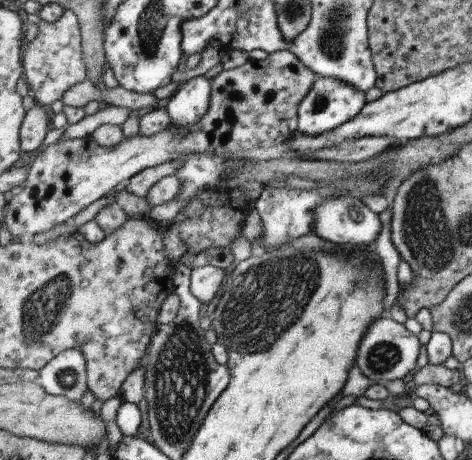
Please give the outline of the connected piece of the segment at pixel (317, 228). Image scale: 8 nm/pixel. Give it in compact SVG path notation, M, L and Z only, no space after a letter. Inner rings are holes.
M333 197L323 199L312 210L312 233L331 245L373 244L379 234L381 224L377 215L361 203L359 199Z

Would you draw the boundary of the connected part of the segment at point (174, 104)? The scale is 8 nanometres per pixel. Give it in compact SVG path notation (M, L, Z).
M203 75L178 83L165 108L169 115L169 127L197 125L207 110L209 91L209 81Z

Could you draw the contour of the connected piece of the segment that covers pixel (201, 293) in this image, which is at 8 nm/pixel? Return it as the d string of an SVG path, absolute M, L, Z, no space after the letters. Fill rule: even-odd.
M211 265L197 267L189 273L189 292L201 304L206 304L217 294L224 277L225 275L220 268Z

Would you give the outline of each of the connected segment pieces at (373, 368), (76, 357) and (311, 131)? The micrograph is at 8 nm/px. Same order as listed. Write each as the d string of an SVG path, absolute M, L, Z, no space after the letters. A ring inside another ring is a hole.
M381 317L370 324L365 336L359 341L355 364L361 376L376 385L383 386L389 380L408 380L416 369L419 346L415 335L407 331L402 324Z
M79 347L60 352L38 370L35 382L50 395L79 403L86 389L84 356Z
M317 76L297 105L296 130L308 135L321 134L345 123L355 116L364 104L364 92L358 88L331 77Z

